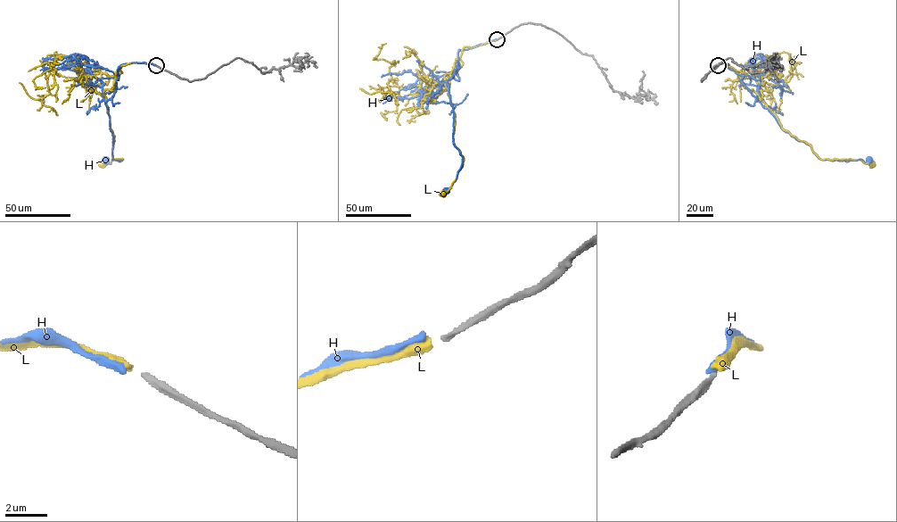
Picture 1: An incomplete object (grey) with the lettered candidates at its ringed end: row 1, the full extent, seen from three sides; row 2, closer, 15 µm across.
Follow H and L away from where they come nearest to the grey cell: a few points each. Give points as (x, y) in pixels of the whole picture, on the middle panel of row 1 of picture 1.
H: (496, 39), (460, 50), (456, 71), (447, 81), (453, 110), (454, 144), (462, 156), (462, 164), (446, 191)
L: (497, 39), (464, 46), (452, 71), (444, 76), (455, 114), (454, 144), (464, 157), (456, 179), (442, 194)

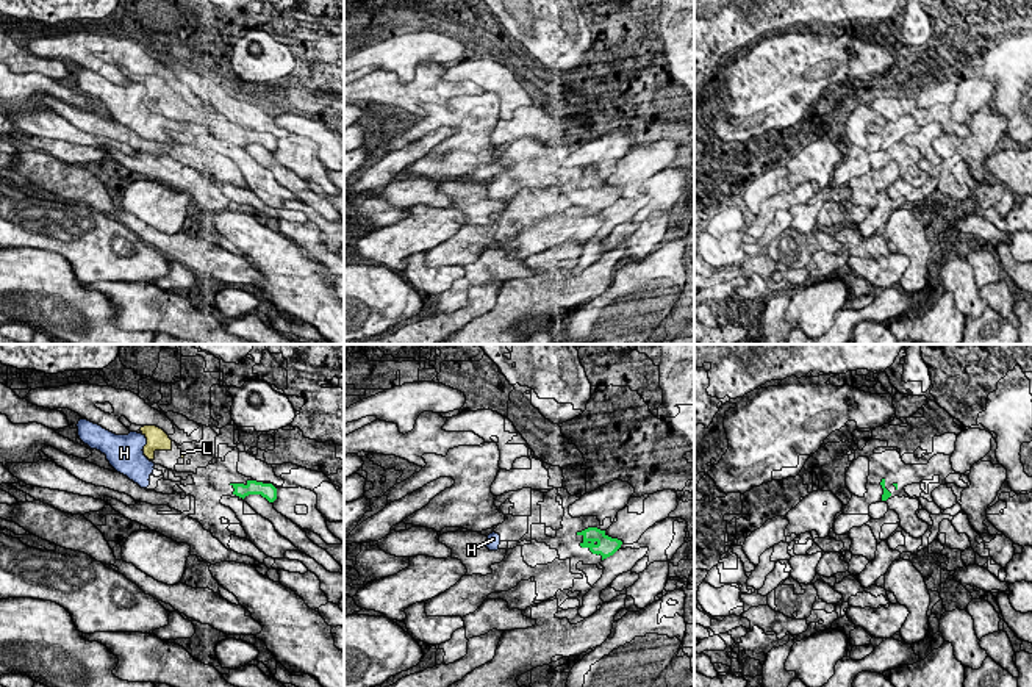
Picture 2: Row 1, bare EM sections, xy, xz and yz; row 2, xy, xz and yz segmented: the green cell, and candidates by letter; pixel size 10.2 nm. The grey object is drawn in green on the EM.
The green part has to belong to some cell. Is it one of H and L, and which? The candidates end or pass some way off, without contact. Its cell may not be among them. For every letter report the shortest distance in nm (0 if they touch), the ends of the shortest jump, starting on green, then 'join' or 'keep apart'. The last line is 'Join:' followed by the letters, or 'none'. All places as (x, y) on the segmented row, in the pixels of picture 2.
H: gap 800 nm; span xy (230, 484), (154, 468); keep apart
L: gap 550 nm; span xy (230, 484), (183, 457); join
Join: L

